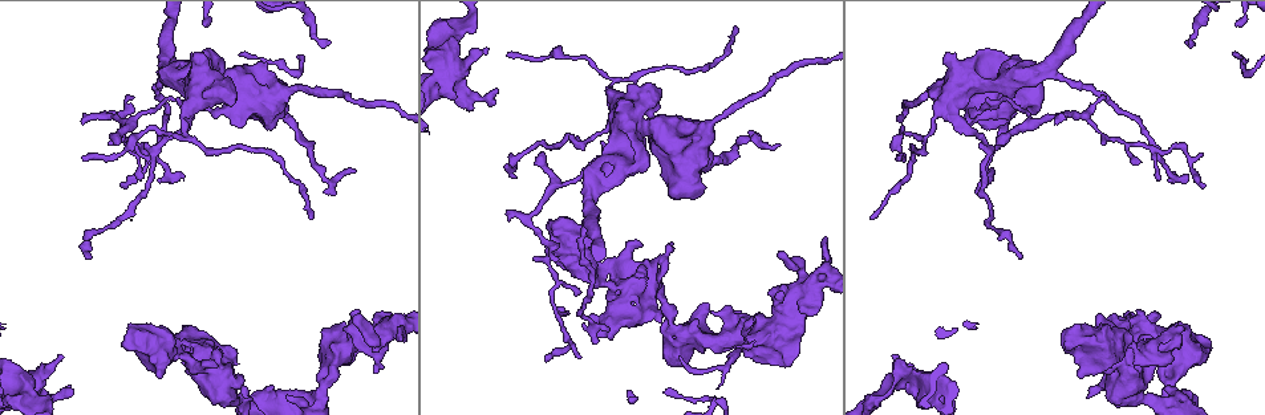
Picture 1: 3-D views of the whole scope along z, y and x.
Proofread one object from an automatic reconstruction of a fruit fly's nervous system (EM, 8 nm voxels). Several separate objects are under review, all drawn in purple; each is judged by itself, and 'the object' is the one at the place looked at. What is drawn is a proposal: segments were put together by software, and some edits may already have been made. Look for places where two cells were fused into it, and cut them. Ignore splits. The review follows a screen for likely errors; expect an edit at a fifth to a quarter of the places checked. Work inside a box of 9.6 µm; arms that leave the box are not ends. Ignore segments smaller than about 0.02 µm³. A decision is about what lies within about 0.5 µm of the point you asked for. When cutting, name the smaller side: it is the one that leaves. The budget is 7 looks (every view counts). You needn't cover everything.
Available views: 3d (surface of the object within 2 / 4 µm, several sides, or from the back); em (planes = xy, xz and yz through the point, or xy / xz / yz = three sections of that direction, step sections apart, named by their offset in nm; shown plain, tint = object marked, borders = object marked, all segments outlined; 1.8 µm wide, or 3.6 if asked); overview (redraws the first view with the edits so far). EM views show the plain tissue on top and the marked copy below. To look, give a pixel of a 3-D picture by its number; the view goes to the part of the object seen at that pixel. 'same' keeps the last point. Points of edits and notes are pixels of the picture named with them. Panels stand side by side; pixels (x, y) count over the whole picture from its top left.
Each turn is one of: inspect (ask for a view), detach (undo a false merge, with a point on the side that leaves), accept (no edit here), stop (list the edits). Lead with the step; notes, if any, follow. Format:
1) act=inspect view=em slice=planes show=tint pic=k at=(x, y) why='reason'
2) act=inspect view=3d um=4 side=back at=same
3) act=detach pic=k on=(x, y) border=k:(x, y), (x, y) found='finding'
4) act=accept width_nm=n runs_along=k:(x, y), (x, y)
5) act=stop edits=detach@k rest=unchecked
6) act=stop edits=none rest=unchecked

act=inspect view=3d um=4 pic=1 at=(635, 287) why='four or more arms meet'

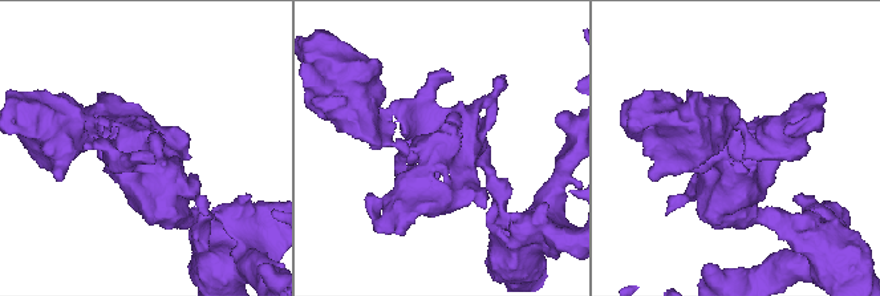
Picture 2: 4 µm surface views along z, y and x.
act=inspect view=em um=3.6 slice=xz step=4 show=tint pic=2 at=(443, 151)

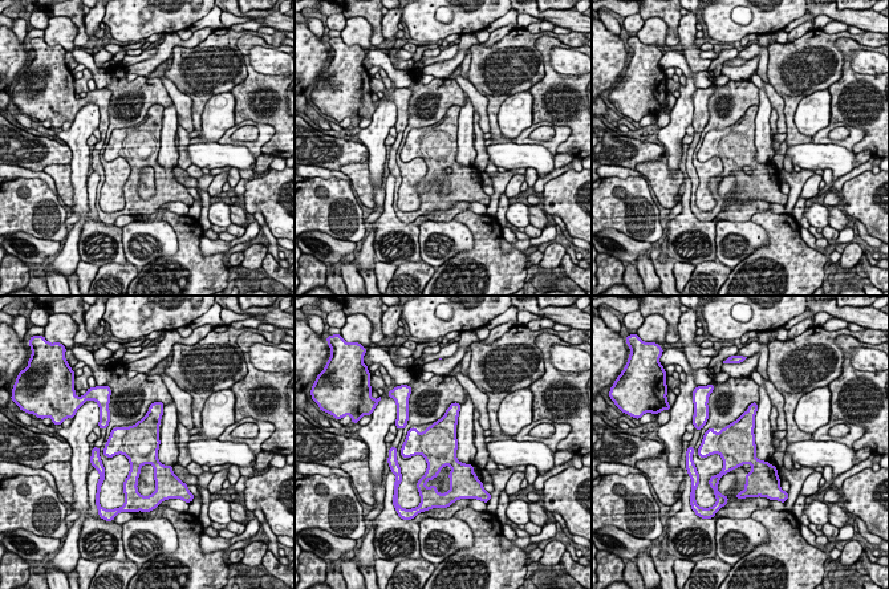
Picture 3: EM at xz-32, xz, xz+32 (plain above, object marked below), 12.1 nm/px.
act=inspect view=em um=3.6 slice=yz step=8 show=tint at=same why='cut it another way'

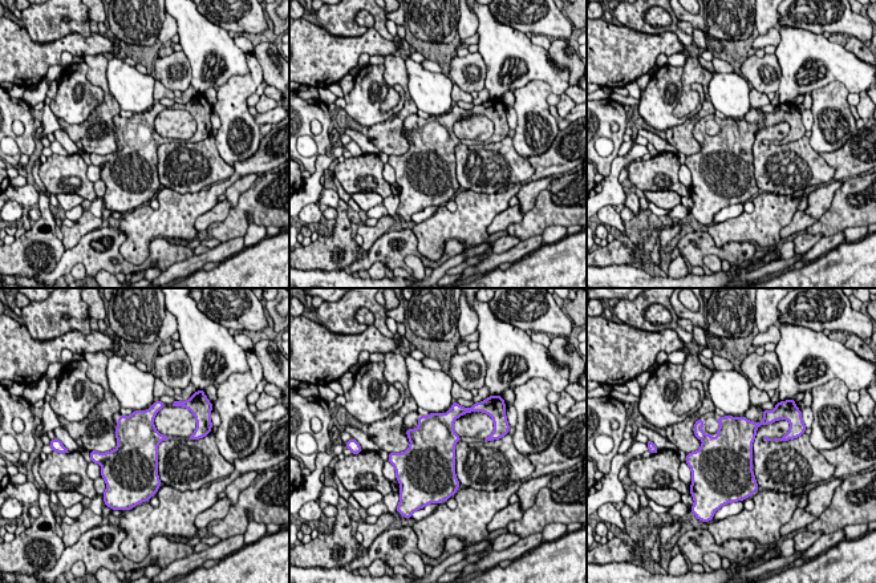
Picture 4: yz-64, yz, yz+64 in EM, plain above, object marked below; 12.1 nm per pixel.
act=accept width_nm=500 found='continuous, no second cell'

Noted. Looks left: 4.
act=inspect view=3d um=4 pic=1 at=(297, 393) why='sharp bend'

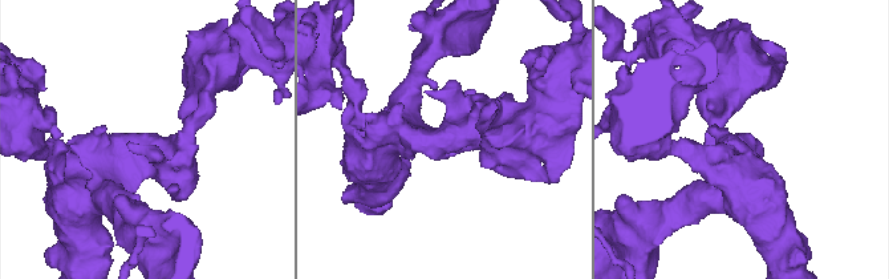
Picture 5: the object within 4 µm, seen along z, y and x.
act=inspect view=em slice=xy step=8 show=tint pic=5 at=(148, 143)

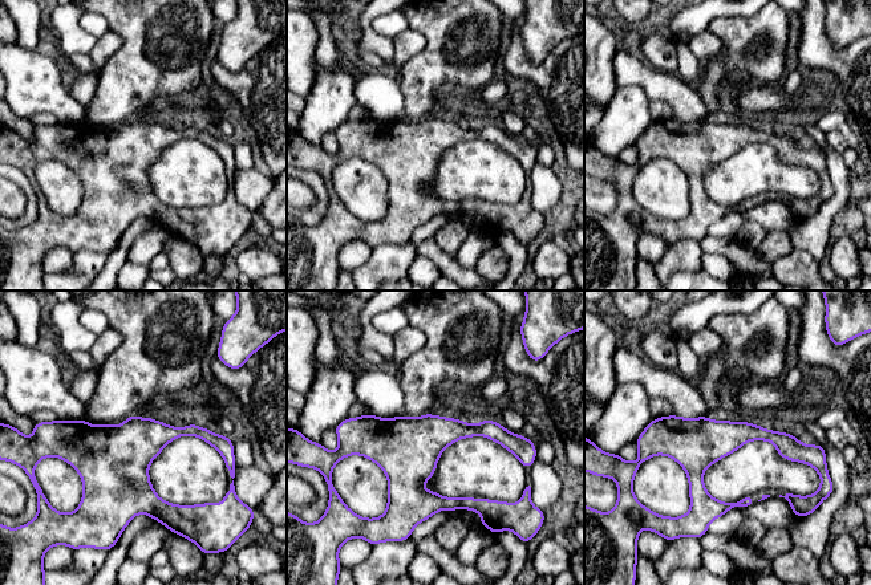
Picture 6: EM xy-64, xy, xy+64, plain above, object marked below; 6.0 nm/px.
act=inspect view=em slice=planes show=borders at=same why='another direction'

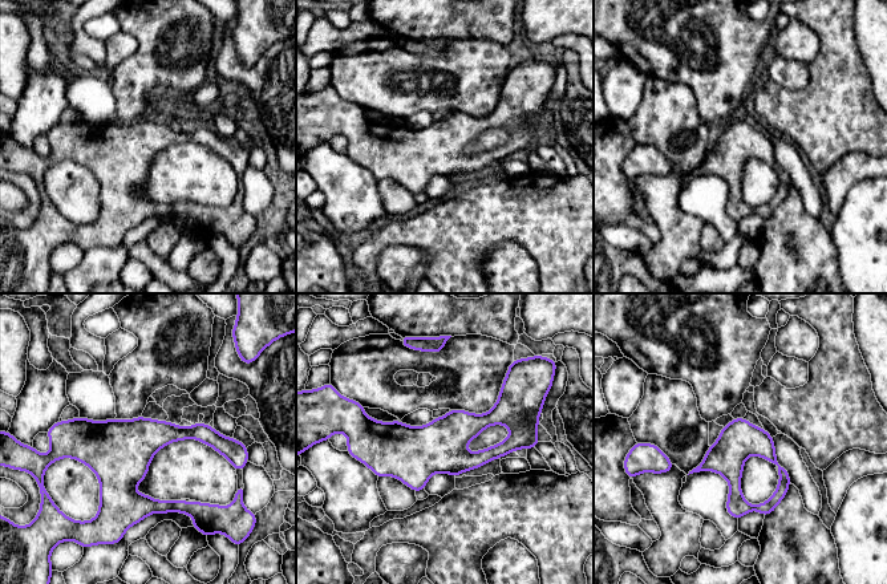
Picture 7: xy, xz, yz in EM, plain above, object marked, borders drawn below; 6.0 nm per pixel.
act=accept width_nm=240 runs_along=7:(365, 436), (453, 458), (525, 445) found='continuous, no second cell'

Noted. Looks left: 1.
act=inspect view=em slice=yz step=4 show=tint pic=1 at=(378, 321) why='looks like a crossing'

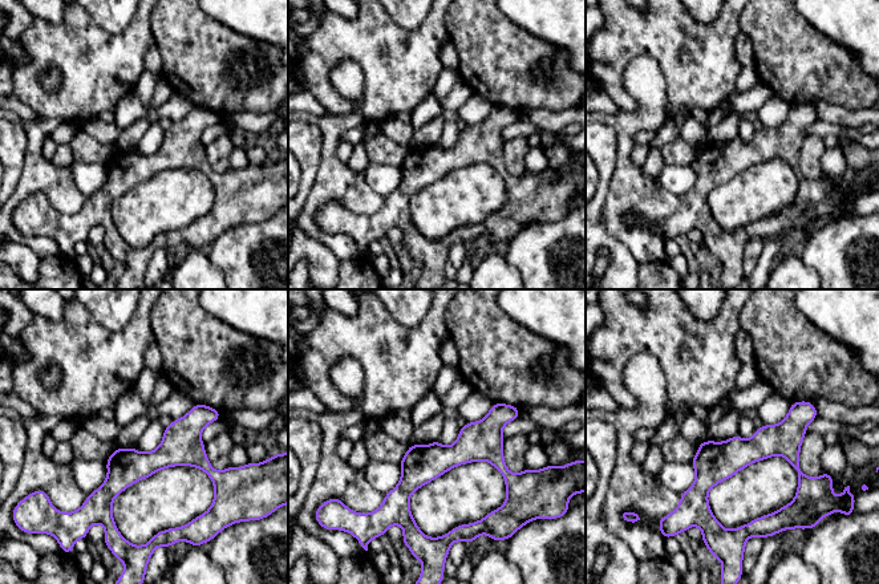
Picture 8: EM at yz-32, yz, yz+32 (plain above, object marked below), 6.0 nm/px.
act=accept runs_along=8:(511, 410), (387, 499) found='one cell here'

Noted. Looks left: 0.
act=stop edits=none rest=unchecked

